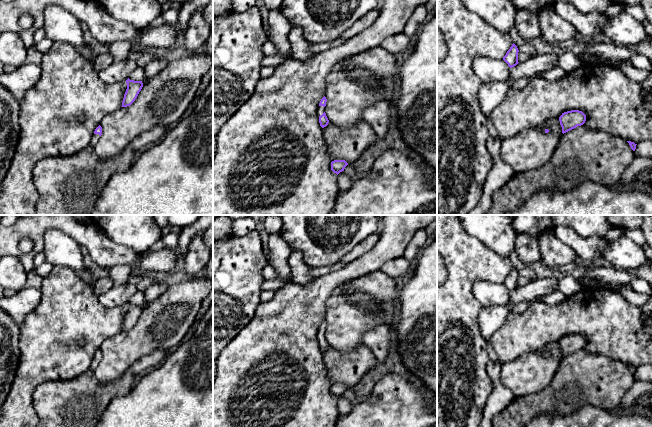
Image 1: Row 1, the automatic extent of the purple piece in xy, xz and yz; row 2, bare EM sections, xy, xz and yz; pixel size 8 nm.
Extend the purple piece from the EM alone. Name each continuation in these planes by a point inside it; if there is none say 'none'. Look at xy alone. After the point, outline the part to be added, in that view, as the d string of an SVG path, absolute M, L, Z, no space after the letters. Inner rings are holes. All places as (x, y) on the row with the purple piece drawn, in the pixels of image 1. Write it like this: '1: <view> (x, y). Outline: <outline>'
1: xy (95, 137). Outline: M94 134L92 136L92 138L91 138L90 146L94 147L97 144L98 140L100 139L100 137L101 136L99 134Z

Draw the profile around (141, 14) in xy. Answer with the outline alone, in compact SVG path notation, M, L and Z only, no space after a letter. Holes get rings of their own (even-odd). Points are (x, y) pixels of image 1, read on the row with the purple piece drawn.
M95 0L114 19L134 26L138 31L149 28L162 14L157 0Z

